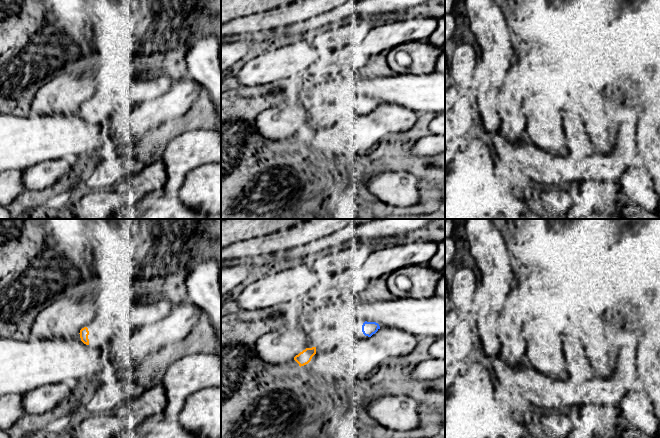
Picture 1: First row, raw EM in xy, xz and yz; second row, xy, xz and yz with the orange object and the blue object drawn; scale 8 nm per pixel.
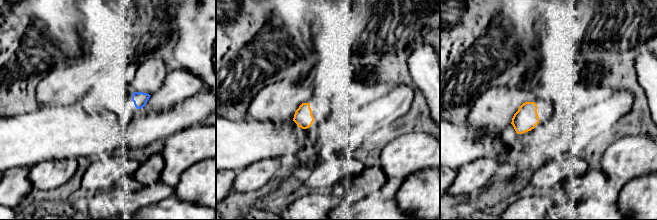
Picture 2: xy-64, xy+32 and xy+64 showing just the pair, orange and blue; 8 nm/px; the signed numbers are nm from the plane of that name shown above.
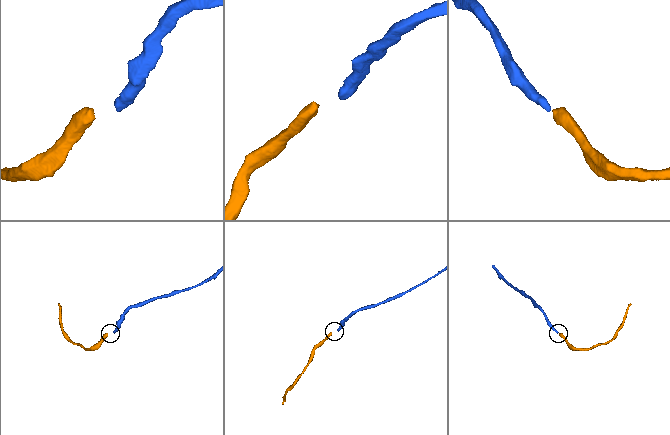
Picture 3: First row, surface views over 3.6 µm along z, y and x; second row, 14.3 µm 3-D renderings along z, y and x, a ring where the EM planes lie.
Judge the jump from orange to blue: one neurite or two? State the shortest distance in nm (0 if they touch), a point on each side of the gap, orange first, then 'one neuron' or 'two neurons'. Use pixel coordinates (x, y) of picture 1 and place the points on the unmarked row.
400 nm apart; from orange across xz (315, 123), (362, 107); one neuron

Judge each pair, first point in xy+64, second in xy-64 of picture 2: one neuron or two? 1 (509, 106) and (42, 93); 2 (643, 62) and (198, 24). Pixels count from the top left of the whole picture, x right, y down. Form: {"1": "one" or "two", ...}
{"1": "one", "2": "one"}

